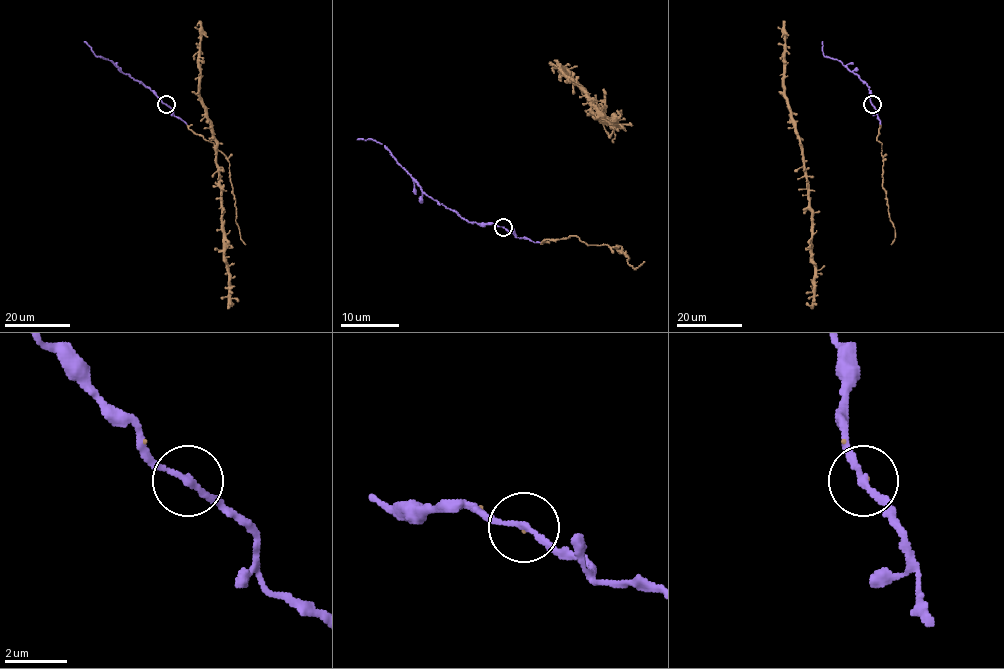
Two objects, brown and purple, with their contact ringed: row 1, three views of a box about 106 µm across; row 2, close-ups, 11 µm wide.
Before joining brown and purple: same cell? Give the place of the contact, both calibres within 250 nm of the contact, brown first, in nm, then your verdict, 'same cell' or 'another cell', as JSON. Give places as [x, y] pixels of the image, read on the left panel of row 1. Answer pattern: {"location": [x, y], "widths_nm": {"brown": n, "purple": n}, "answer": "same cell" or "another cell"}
{"location": [166, 104], "widths_nm": {"brown": 30, "purple": 190}, "answer": "same cell"}

